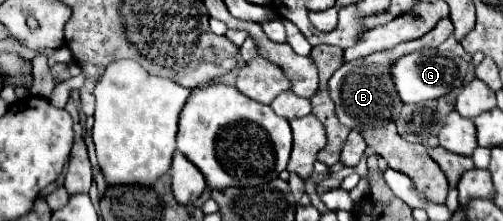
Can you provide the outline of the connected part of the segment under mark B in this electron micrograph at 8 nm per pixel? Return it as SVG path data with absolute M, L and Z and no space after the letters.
M443 19L439 21L439 25L435 25L435 29L431 29L431 33L423 35L421 39L415 41L407 41L401 43L393 49L387 51L379 51L373 53L365 59L355 59L345 63L339 71L335 71L335 75L331 77L331 97L335 101L335 109L337 109L337 117L343 125L347 125L353 131L359 131L365 139L365 143L379 155L383 157L391 169L405 173L417 187L419 193L423 193L429 201L433 203L445 203L447 197L447 179L445 173L439 169L439 165L427 155L427 147L419 143L407 143L405 139L399 137L397 129L395 129L395 117L399 115L403 103L399 101L393 83L391 83L391 75L389 75L389 61L417 51L417 49L429 49L429 47L439 47L449 35L453 33L453 23L451 19Z

